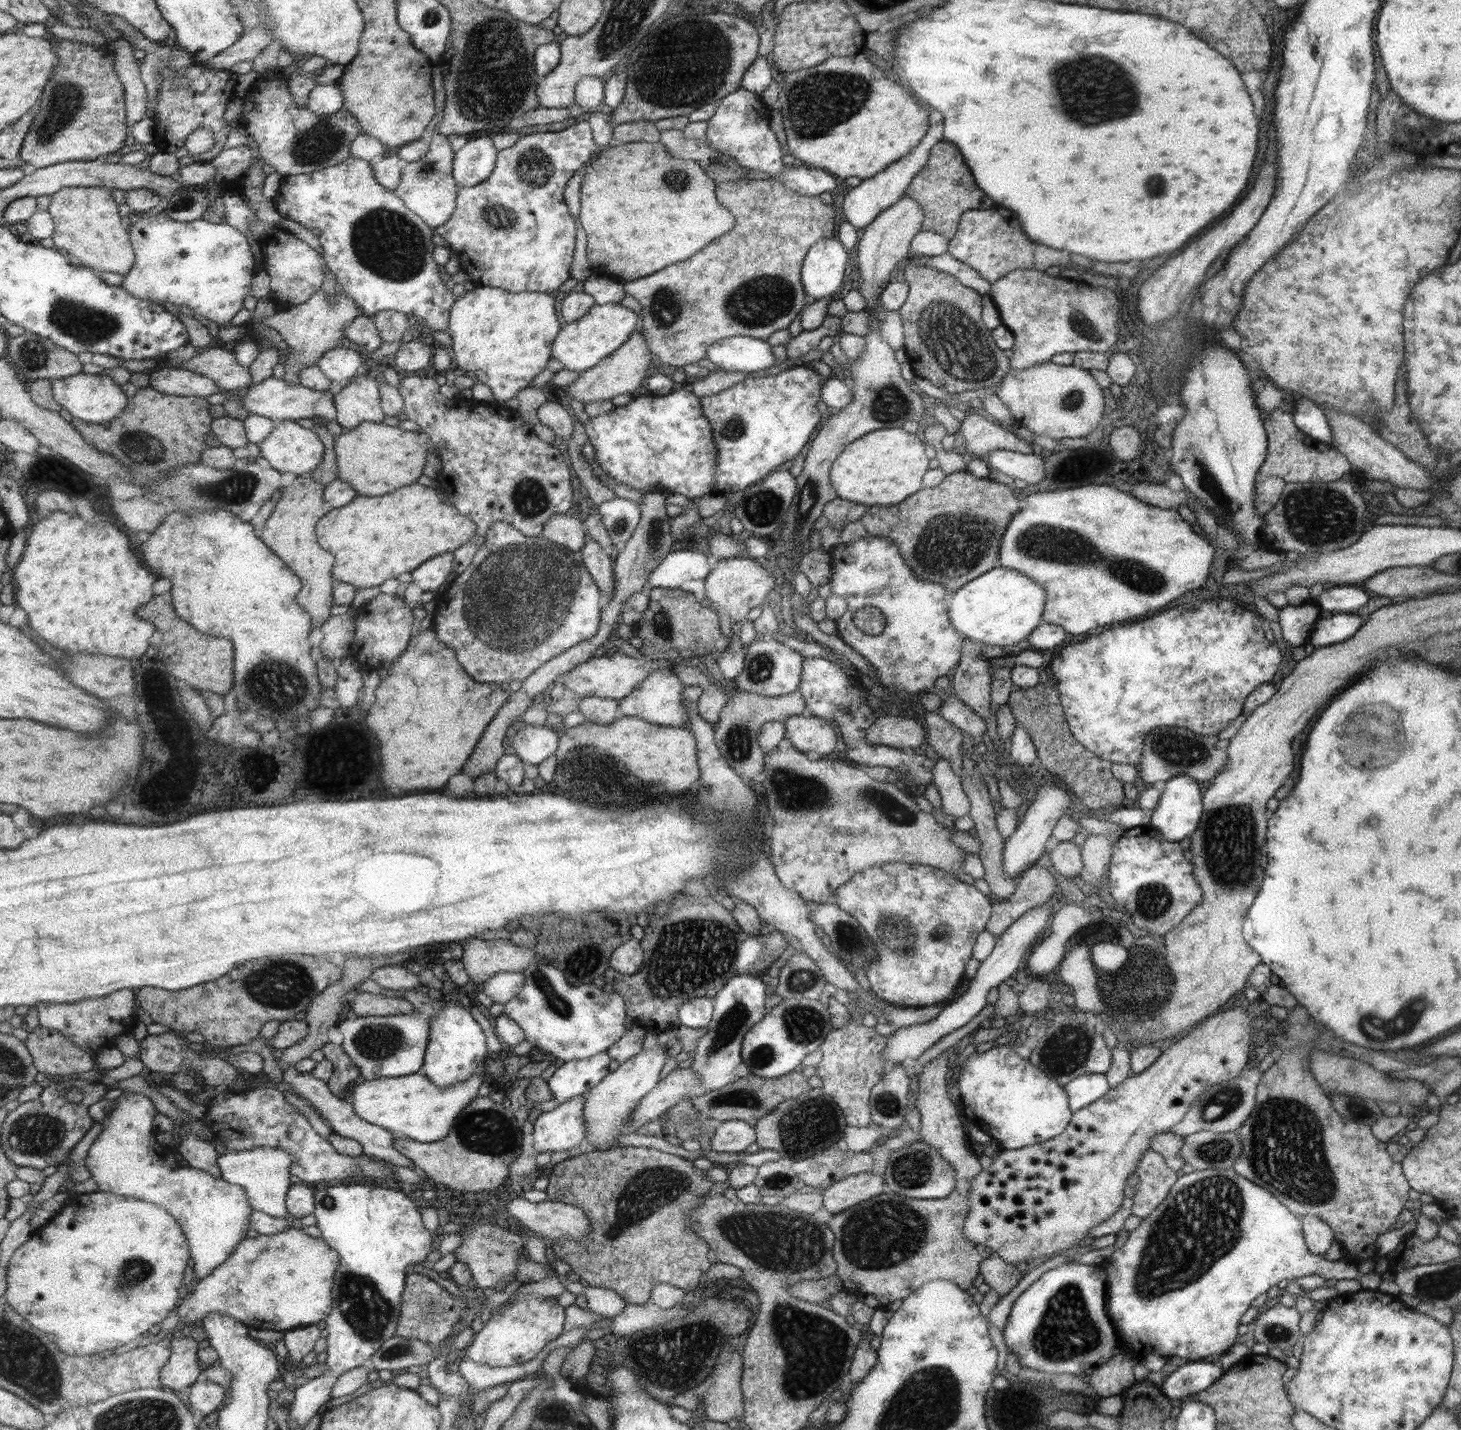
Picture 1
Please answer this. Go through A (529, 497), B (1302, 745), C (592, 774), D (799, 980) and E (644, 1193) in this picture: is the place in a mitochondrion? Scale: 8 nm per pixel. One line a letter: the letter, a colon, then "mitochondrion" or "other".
A: mitochondrion
B: other
C: mitochondrion
D: mitochondrion
E: mitochondrion

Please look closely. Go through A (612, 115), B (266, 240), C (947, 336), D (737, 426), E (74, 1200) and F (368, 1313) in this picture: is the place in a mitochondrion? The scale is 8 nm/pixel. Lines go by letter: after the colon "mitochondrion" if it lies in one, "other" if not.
A: other
B: other
C: mitochondrion
D: mitochondrion
E: other
F: mitochondrion

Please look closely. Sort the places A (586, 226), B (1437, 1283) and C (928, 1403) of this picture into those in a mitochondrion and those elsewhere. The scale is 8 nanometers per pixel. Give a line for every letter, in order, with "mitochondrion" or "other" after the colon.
A: other
B: mitochondrion
C: mitochondrion

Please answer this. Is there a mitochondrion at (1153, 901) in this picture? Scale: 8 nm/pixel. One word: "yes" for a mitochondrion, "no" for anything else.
yes

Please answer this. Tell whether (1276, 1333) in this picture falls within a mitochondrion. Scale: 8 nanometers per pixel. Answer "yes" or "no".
yes

